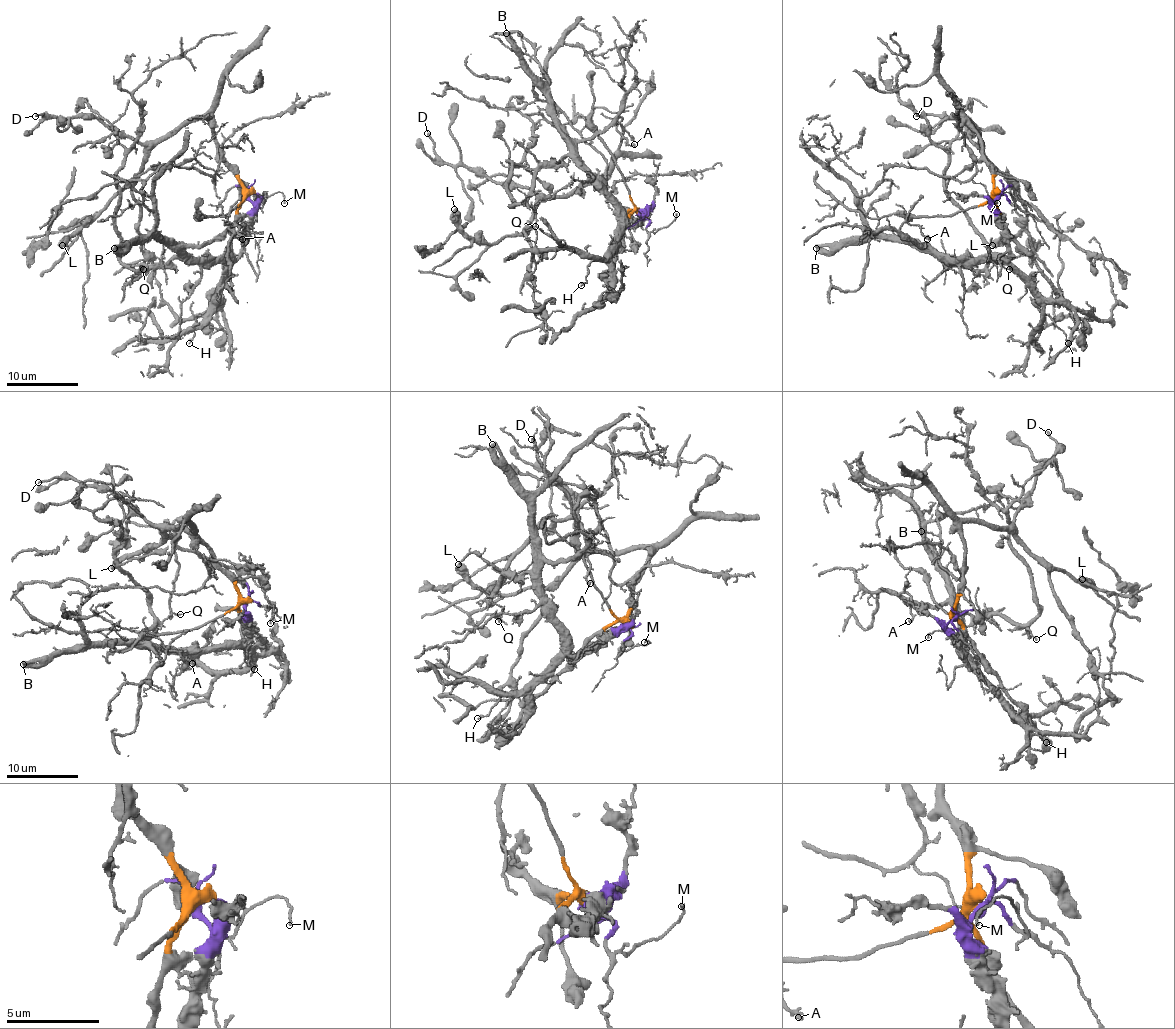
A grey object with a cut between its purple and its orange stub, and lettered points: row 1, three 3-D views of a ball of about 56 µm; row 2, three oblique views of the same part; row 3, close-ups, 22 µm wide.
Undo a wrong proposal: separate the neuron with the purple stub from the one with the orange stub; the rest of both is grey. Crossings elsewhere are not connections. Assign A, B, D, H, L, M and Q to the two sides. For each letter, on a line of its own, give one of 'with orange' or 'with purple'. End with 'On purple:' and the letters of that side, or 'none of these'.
A: with purple
B: with purple
D: with orange
H: with purple
L: with orange
M: with purple
Q: with purple
On purple: A, B, H, M, Q

